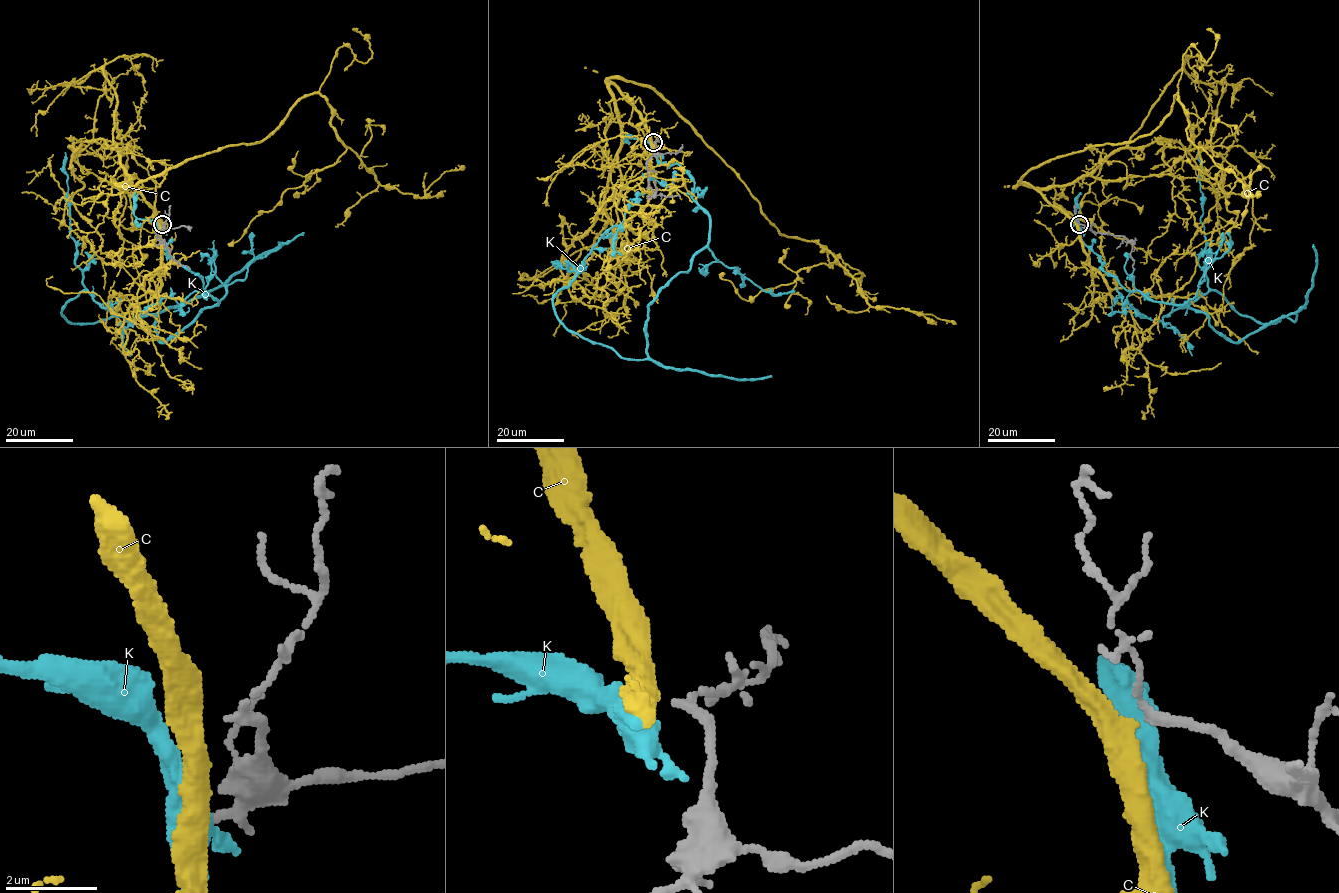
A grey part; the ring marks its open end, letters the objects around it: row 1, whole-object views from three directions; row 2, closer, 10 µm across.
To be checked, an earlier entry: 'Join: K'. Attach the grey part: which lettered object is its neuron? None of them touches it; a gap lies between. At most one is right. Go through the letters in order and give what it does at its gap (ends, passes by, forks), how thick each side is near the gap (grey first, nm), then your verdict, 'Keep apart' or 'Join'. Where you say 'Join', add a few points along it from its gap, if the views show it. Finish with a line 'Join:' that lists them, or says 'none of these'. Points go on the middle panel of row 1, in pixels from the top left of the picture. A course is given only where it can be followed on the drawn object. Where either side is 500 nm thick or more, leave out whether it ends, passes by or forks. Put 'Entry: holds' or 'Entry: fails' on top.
Entry: fails
C: It passes by. Thickness 170 nm (grey) against 480 nm. Join. Its course: (651, 141), (610, 78), (652, 87), (770, 223), (837, 259), (748, 300), (724, 273)
K: It passes by. Thickness 170 nm (grey) against 440 nm. Keep apart
Join: C

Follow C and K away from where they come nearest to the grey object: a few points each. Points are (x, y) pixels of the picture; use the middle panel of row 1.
C: (651, 141), (610, 78), (652, 87), (770, 223), (837, 259), (748, 300), (724, 273)
K: (650, 142), (709, 218), (708, 243), (648, 306), (646, 359), (571, 332), (552, 301), (575, 271), (556, 259)

